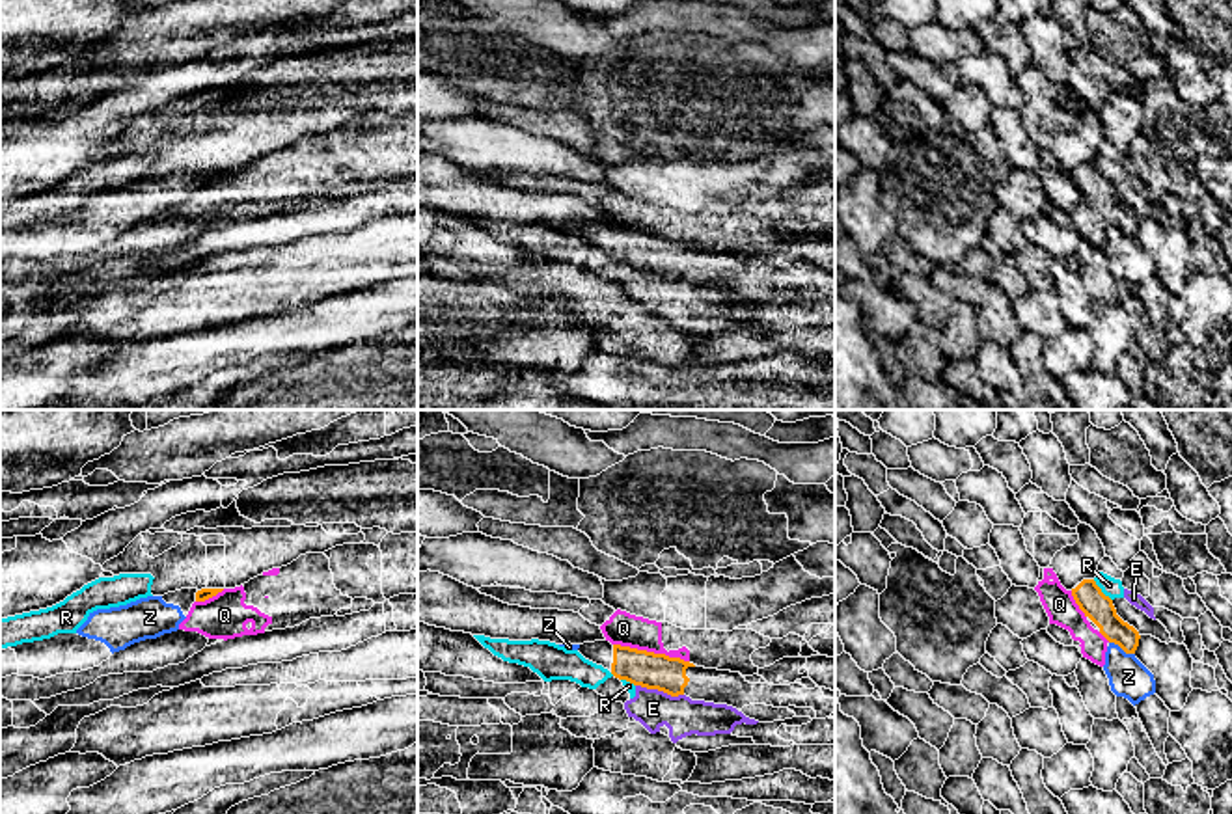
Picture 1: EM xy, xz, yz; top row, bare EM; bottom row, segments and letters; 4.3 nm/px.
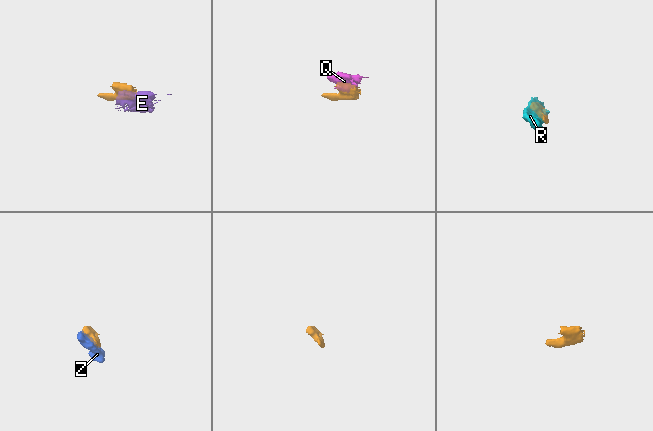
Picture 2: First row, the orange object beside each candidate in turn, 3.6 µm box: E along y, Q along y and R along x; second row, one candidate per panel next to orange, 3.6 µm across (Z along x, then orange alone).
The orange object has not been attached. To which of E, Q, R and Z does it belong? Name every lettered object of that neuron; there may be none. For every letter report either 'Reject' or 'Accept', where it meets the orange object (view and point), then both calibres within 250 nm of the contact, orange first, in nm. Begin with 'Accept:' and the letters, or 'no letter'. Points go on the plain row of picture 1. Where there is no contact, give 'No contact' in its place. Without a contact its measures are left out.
Accept: Z
E: Reject. Touches orange at xz (660, 272). Thickness 160 nm (orange) against 170 nm
Q: Reject. Touches orange at xz (651, 235). Thickness 160 nm (orange) against 140 nm
R: Reject. Touches orange at yz (1100, 174). Thickness 120 nm (orange) against 90 nm
Z: Accept. Touches orange at yz (1122, 231). Thickness 120 nm (orange) against 170 nm

